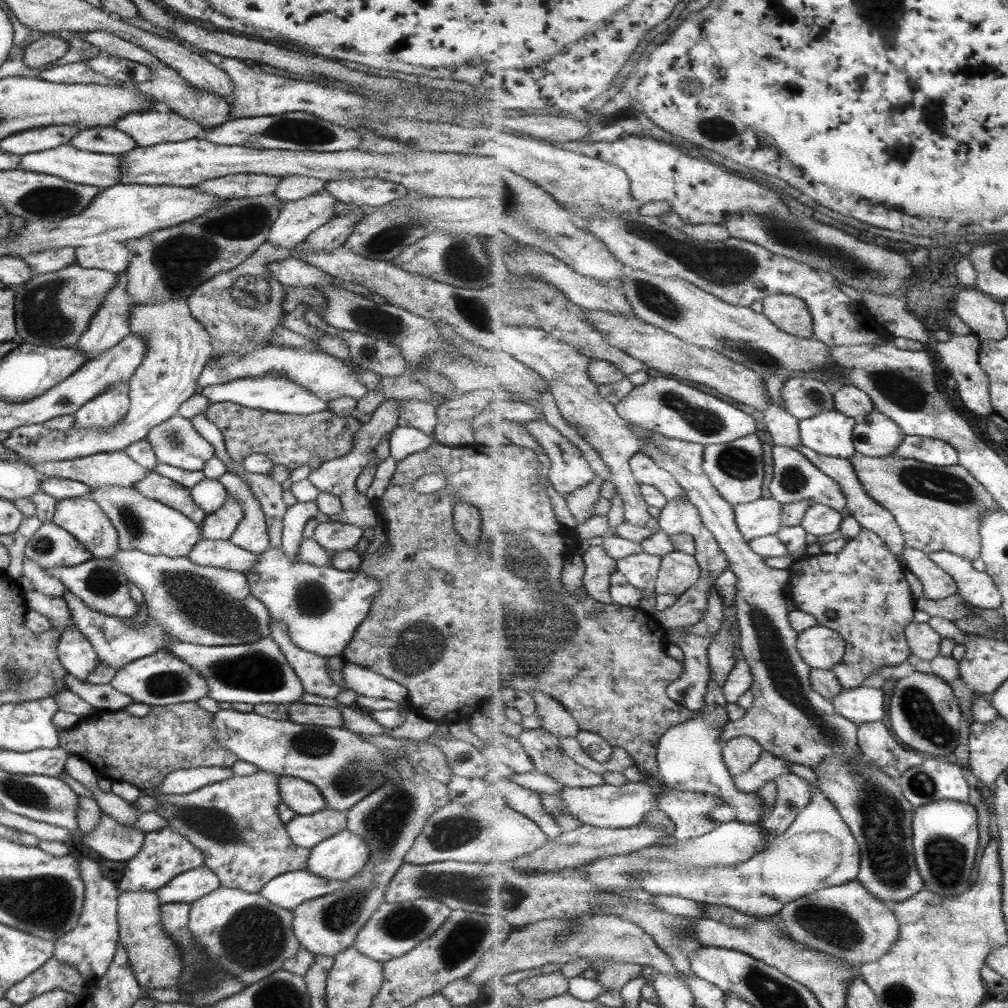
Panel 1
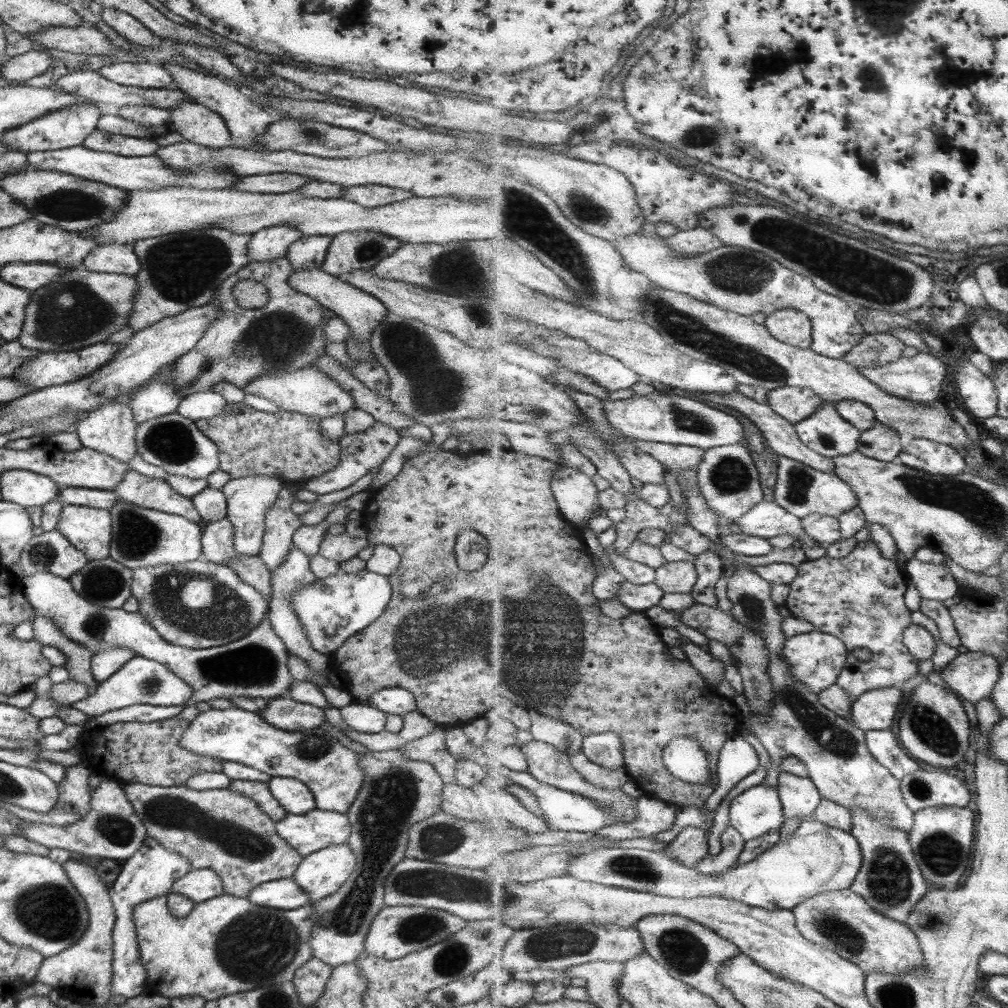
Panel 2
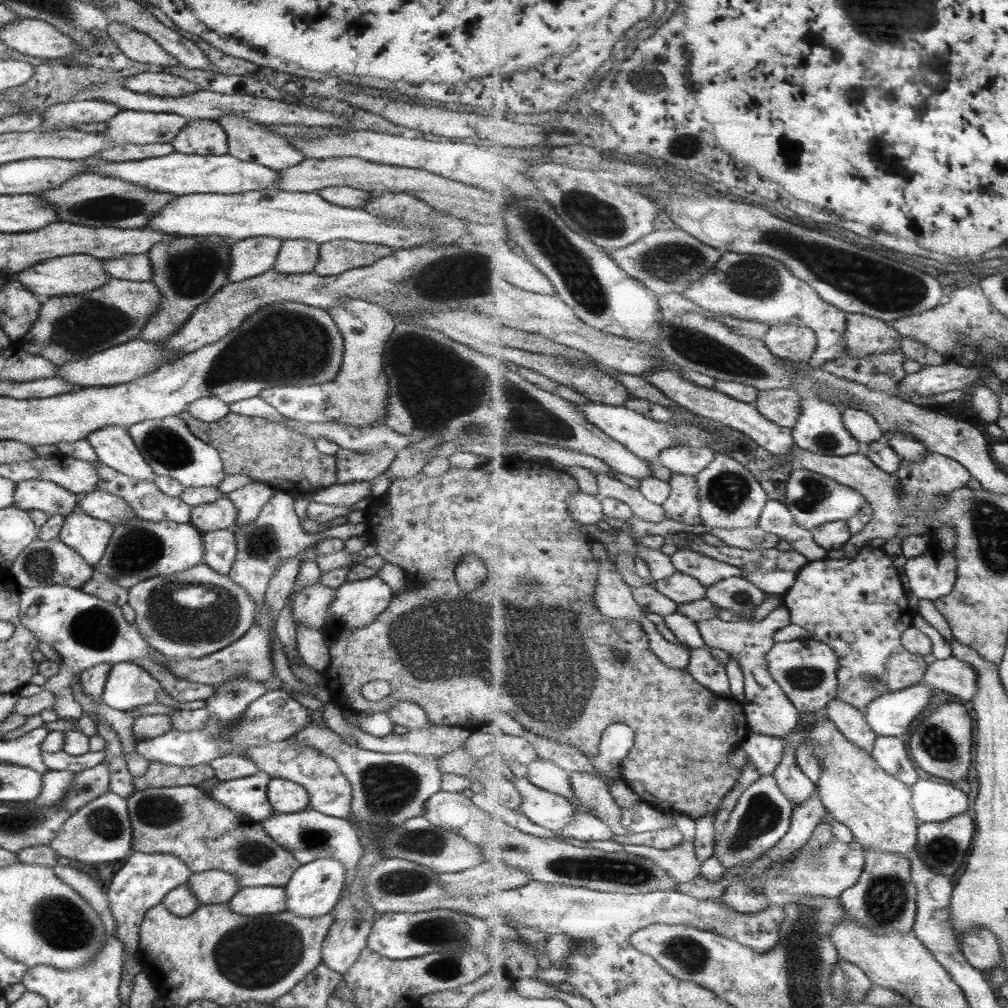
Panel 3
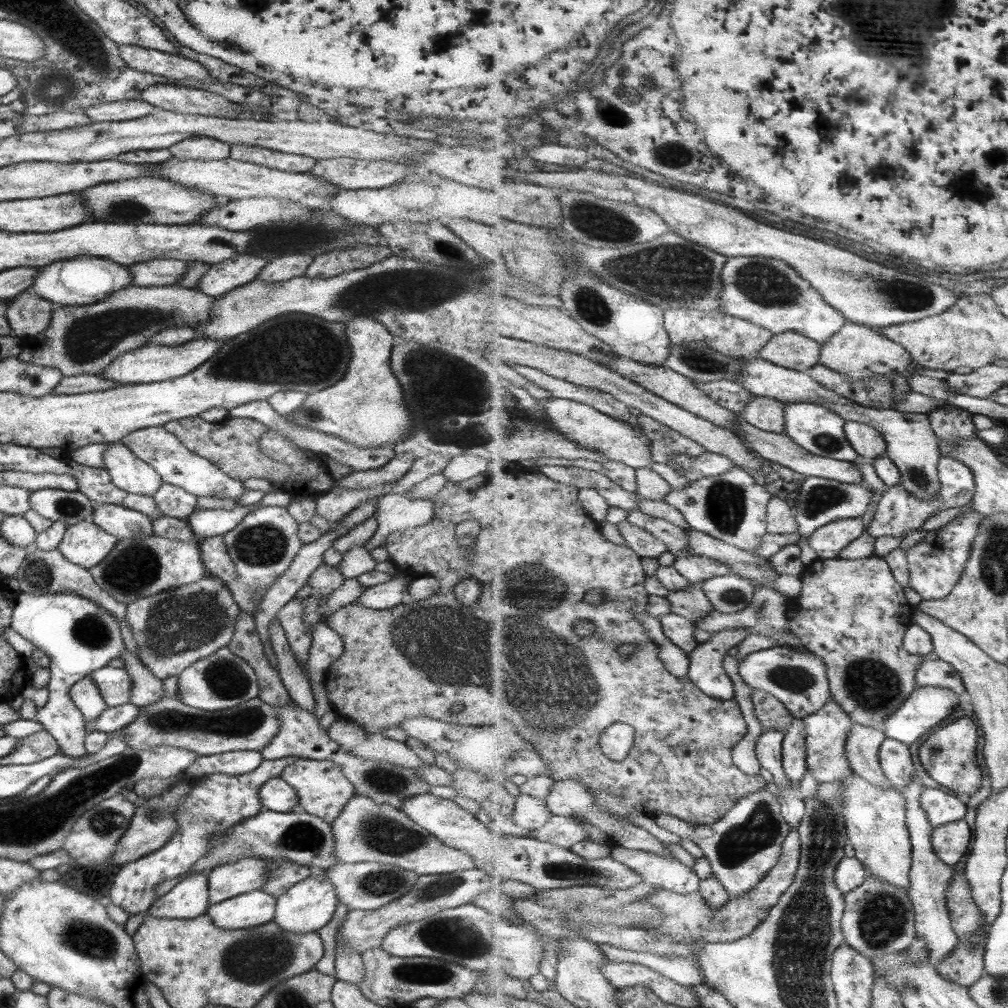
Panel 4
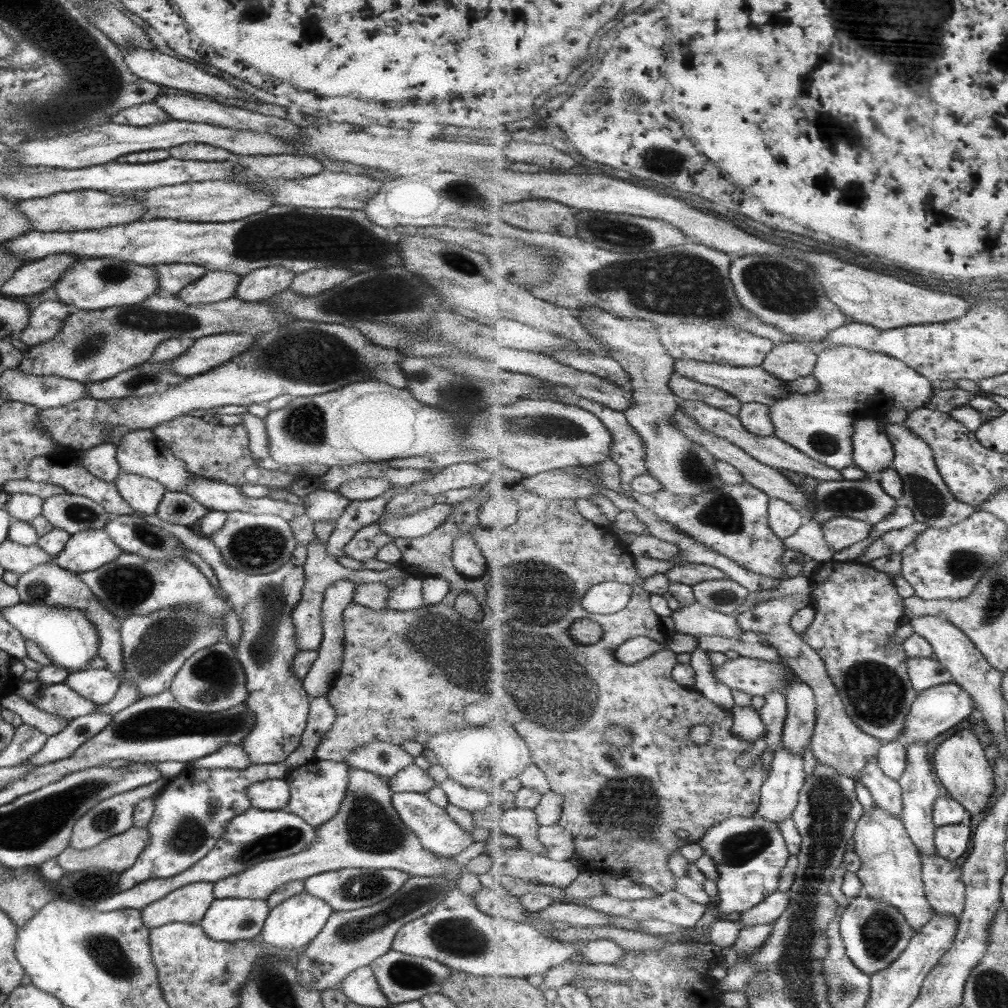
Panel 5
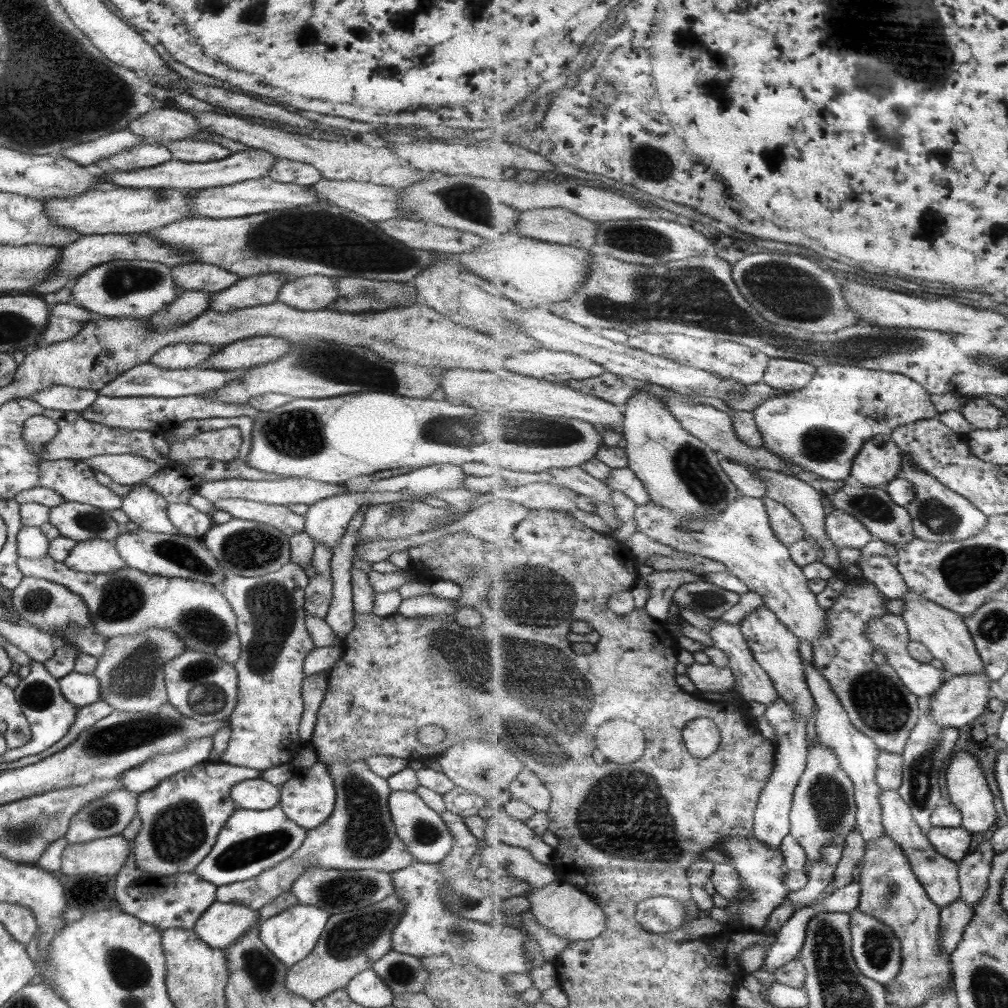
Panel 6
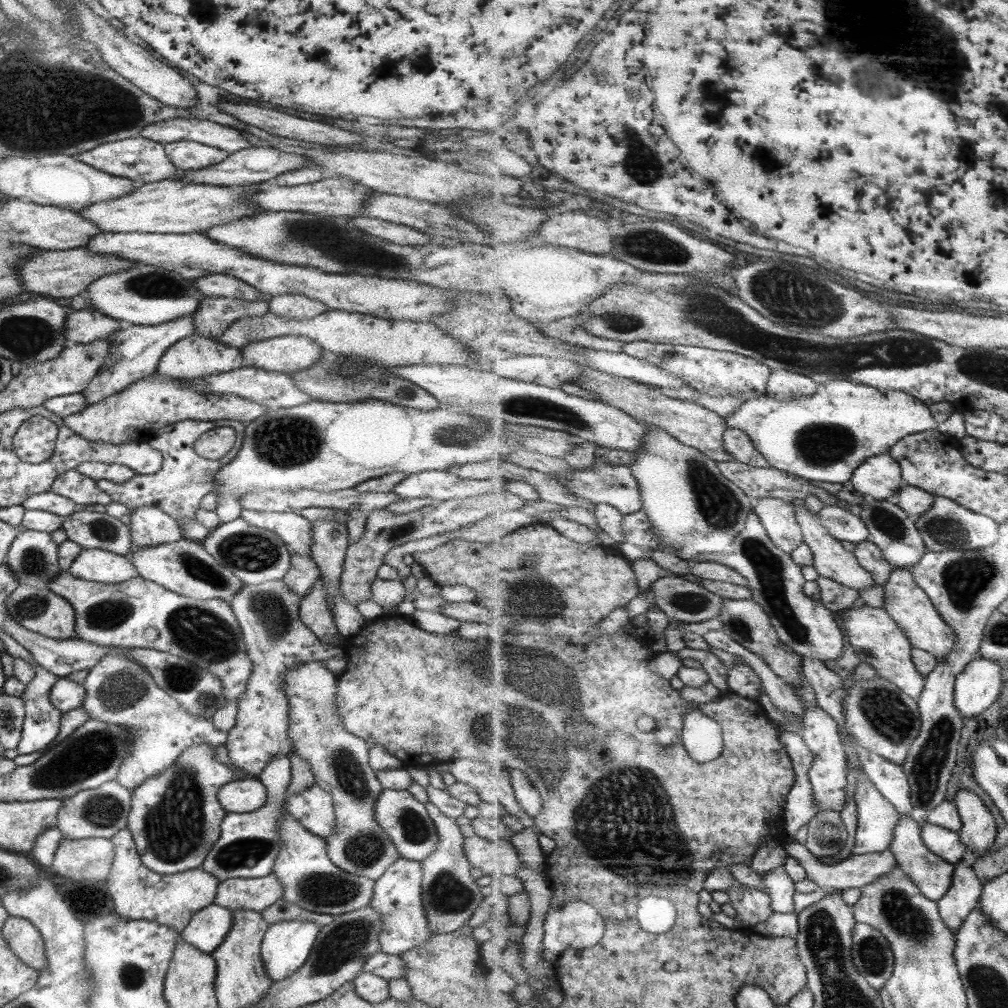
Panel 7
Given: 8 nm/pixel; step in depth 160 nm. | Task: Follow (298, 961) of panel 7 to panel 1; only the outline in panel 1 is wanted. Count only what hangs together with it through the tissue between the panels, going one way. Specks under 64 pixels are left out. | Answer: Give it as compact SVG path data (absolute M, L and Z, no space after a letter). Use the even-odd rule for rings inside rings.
M343 830L313 846L304 869L327 880L347 880L367 864L368 858L363 839Z

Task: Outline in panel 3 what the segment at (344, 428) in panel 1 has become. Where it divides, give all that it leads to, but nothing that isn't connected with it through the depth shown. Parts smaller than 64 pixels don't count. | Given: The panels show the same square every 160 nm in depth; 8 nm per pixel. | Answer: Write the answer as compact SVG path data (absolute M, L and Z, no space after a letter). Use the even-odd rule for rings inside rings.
M187 411L177 415L194 438L217 451L225 474L244 474L253 482L265 483L274 490L293 495L312 494L336 483L334 457L315 449L311 439L282 424L258 416L243 416L229 411L221 420L205 424Z

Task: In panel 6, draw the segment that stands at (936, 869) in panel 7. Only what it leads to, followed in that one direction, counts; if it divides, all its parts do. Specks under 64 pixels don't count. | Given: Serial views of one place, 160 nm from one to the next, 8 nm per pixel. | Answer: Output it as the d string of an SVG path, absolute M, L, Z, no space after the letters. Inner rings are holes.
M882 790L882 812L883 826L885 833L903 847L907 854L907 859L911 862L914 873L918 875L919 882L926 887L926 891L931 900L940 907L946 907L952 902L958 901L962 896L962 883L960 882L960 866L957 862L950 860L940 854L931 845L930 838L923 834L922 828L915 822L914 815L911 812L911 806L908 806L899 791Z

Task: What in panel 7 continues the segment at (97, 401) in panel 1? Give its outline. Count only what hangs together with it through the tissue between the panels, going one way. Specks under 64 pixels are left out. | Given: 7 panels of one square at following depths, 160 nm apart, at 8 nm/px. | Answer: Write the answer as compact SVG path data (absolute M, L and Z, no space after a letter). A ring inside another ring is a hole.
M140 506L132 510L128 527L133 548L157 546L182 538L179 525L156 506Z

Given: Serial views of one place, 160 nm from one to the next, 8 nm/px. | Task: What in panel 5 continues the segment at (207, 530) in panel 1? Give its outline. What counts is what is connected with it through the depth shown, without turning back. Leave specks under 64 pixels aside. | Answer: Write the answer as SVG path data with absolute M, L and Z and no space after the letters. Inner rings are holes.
M153 514L145 515L143 520L177 538L187 550L195 552L205 564L209 564L217 577L221 592L229 600L241 624L239 640L233 649L246 678L244 707L254 718L251 730L238 745L244 750L251 765L283 762L299 746L301 733L306 727L310 701L302 689L301 681L290 670L290 662L298 651L291 613L301 598L305 545L297 545L289 560L274 571L252 576L227 566L209 537L198 534L194 528L170 525Z

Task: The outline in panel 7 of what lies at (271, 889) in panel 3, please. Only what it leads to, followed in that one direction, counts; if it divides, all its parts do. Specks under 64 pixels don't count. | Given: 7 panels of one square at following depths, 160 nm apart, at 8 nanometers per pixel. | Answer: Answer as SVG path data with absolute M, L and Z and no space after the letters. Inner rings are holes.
M211 903L191 916L179 937L182 942L190 944L203 954L211 954L231 930L231 922L233 922L231 910Z

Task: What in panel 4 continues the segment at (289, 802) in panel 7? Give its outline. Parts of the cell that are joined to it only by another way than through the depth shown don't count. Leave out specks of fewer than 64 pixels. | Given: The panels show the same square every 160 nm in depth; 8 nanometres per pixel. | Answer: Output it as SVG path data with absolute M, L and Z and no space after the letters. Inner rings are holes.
M297 758L288 764L278 777L291 786L297 795L298 810L304 811L322 822L331 825L331 822L339 816L349 798L354 796L353 786L347 781L341 767L333 761L309 760Z

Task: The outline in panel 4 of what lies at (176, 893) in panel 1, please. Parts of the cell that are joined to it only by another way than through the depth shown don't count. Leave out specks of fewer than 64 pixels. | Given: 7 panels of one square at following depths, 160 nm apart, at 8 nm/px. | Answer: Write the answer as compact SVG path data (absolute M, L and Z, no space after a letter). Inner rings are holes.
M251 857L215 866L208 871L208 904L259 890L270 870L269 862Z

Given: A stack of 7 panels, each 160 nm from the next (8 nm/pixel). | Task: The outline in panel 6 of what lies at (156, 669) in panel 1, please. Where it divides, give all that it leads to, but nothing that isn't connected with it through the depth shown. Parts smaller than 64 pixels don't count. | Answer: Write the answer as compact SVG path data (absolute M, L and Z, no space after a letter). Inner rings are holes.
M74 670L58 678L61 696L75 707L93 704L99 698L97 679L92 674L77 674Z

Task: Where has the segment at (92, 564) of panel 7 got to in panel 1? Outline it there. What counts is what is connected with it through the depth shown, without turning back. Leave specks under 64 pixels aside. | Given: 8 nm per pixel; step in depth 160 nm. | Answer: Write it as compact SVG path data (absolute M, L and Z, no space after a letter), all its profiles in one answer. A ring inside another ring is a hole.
M85 497L65 498L56 503L52 523L66 530L79 544L83 545L93 559L105 559L117 551L117 535L111 521L93 500Z

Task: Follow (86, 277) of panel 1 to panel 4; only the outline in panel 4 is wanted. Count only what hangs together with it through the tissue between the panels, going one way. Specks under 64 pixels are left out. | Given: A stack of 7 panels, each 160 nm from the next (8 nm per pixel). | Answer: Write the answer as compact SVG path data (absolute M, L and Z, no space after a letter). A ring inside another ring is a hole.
M127 285L121 290L116 290L107 295L107 299L84 306L65 306L51 312L51 319L47 329L39 335L22 339L24 350L17 356L21 362L41 367L53 368L62 376L74 375L99 375L111 359L119 355L147 346L151 337L159 334L159 331L178 327L181 329L195 330L199 323L207 321L207 315L211 315L213 298L203 294L199 290L186 289L177 285L140 287Z

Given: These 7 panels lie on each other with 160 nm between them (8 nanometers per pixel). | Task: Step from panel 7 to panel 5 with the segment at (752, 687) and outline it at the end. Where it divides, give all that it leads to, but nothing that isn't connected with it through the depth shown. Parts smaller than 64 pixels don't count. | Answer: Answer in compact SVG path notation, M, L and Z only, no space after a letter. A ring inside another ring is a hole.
M696 601L691 606L680 606L672 614L675 621L676 632L690 634L694 637L724 636L725 638L738 638L743 634L740 624L737 624L735 615L703 606ZM779 691L768 692L765 696L764 707L758 709L763 722L767 725L765 741L771 750L776 751L777 745L782 742L785 721L788 715L786 696Z

